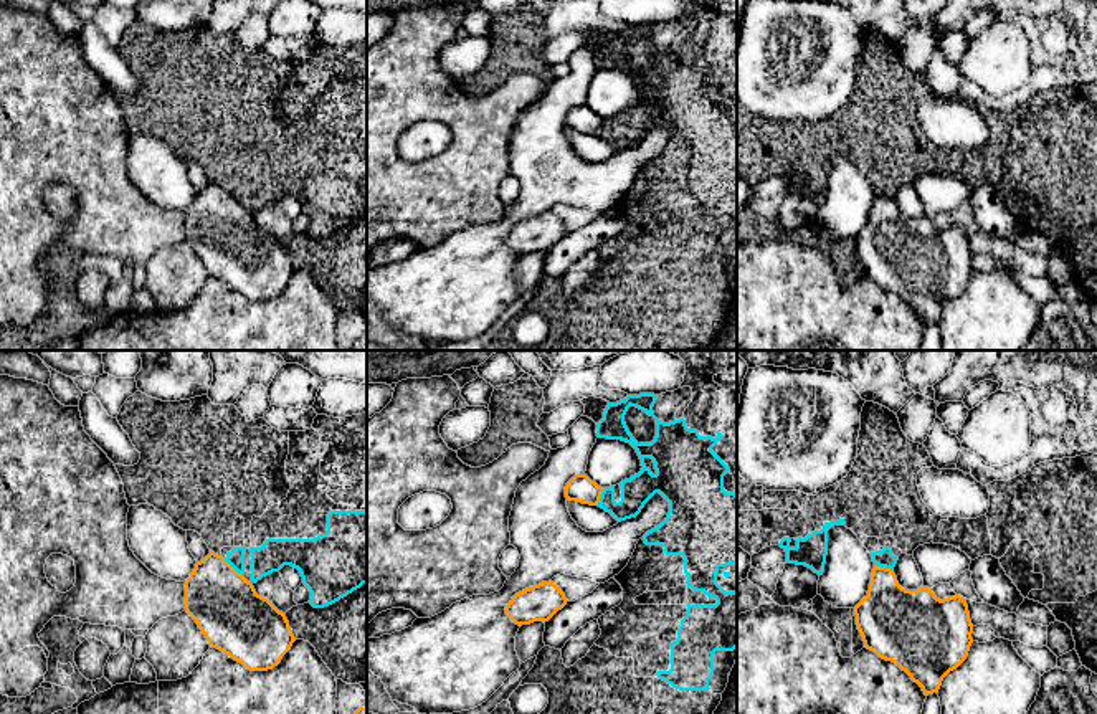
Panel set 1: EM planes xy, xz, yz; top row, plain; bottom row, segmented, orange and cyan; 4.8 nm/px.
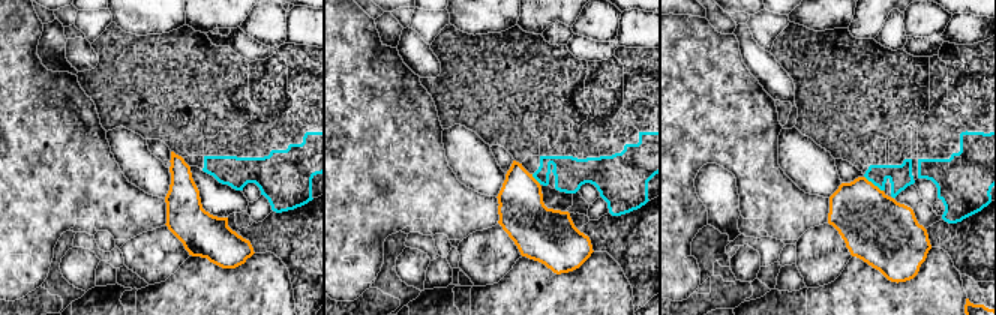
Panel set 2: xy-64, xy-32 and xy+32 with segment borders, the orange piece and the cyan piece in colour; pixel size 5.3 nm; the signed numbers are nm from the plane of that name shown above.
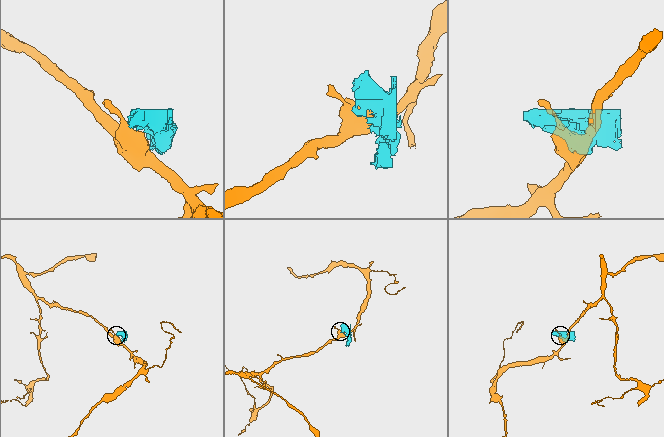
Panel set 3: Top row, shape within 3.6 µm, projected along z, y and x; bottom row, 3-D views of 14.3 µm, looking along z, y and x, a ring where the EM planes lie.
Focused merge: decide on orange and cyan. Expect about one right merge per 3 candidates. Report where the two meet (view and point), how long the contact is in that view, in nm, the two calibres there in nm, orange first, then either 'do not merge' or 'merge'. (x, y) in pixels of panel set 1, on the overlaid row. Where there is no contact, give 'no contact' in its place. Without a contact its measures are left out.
yz (884, 567) | 100 nm | 320/90 nm | do not merge

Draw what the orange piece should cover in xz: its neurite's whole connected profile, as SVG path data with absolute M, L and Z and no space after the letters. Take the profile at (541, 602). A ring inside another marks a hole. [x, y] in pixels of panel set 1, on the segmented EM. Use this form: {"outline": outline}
{"outline": "M552 582L529 587L512 597L506 607L506 615L519 626L534 621L548 621L567 605L565 593Z"}

